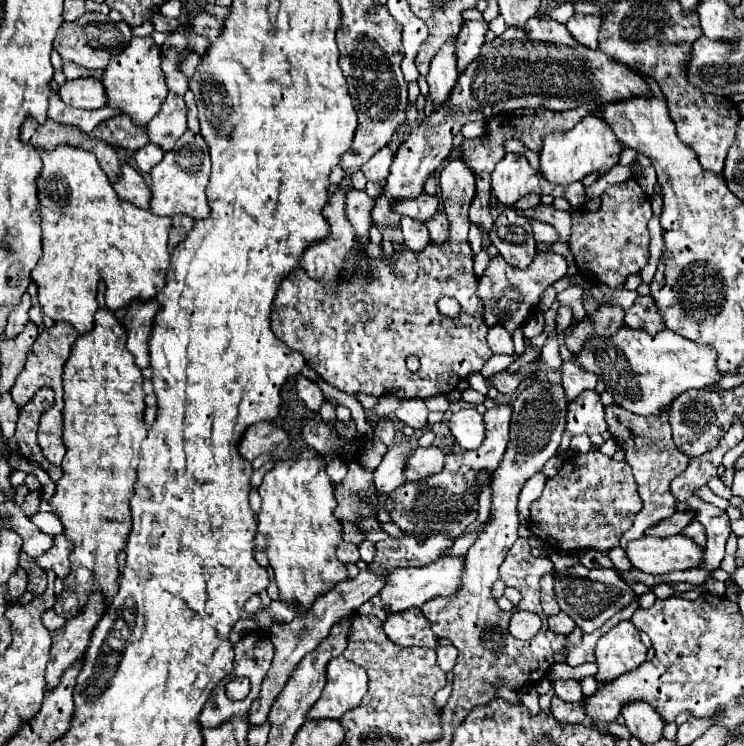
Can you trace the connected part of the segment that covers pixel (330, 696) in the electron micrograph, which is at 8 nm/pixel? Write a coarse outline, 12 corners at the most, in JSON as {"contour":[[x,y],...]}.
{"contour":[[343,656],[327,664],[309,720],[341,718],[367,692],[365,668]]}

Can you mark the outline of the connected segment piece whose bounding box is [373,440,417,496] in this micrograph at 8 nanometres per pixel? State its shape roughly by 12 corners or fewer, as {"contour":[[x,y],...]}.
{"contour":[[417,440],[387,450],[373,472],[377,496],[405,482],[401,462]]}

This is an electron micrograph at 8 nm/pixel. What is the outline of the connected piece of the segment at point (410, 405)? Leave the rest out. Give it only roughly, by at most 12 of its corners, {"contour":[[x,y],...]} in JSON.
{"contour":[[401,400],[395,416],[411,428],[427,426],[425,400]]}

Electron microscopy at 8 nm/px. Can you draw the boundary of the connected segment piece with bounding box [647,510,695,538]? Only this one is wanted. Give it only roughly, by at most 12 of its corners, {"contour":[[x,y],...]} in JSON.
{"contour":[[695,510],[673,514],[651,526],[647,534],[659,538],[679,534],[695,518]]}

